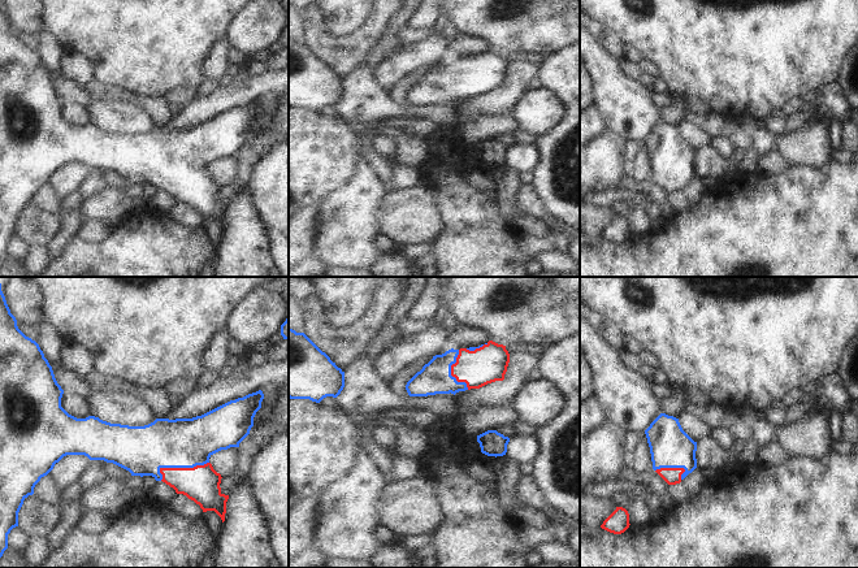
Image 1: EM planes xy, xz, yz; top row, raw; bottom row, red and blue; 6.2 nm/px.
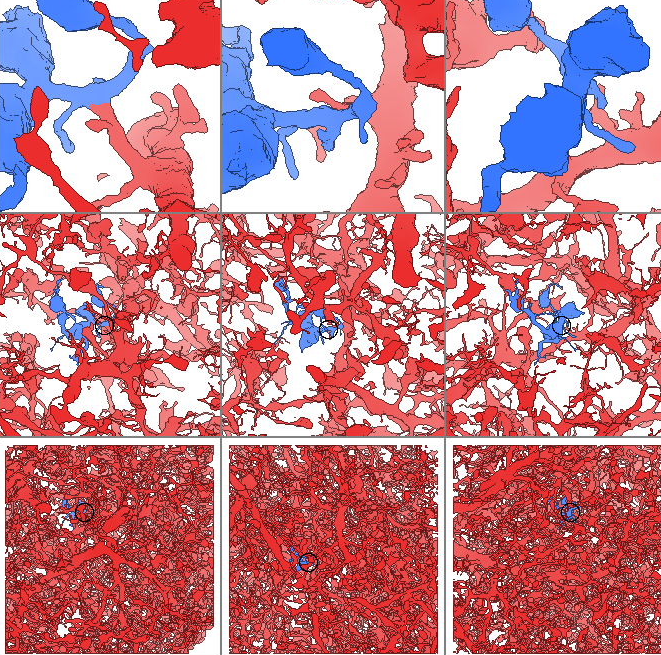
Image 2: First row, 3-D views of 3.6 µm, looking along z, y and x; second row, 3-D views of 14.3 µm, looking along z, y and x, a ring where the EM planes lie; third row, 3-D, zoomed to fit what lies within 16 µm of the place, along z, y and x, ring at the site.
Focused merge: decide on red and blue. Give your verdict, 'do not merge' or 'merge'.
merge

